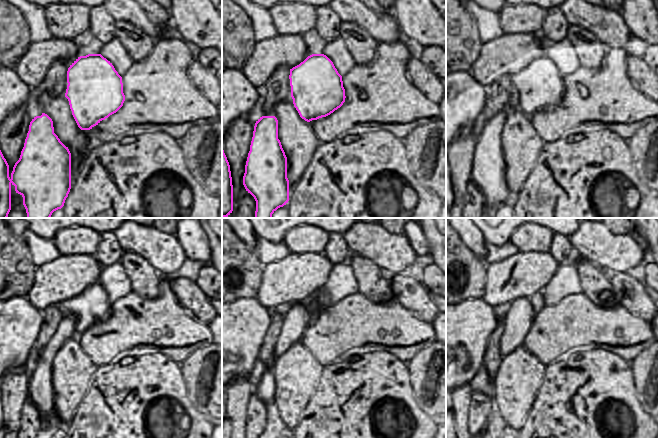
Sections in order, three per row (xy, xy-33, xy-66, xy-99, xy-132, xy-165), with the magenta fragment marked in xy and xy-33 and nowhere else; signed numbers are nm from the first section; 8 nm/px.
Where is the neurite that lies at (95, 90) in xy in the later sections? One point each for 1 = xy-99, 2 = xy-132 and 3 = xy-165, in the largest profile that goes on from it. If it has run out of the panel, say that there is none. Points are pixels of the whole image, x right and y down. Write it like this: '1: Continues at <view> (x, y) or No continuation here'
1: Continues at xy-99 (93, 304)
2: Continues at xy-132 (295, 322)
3: Continues at xy-165 (519, 317).

